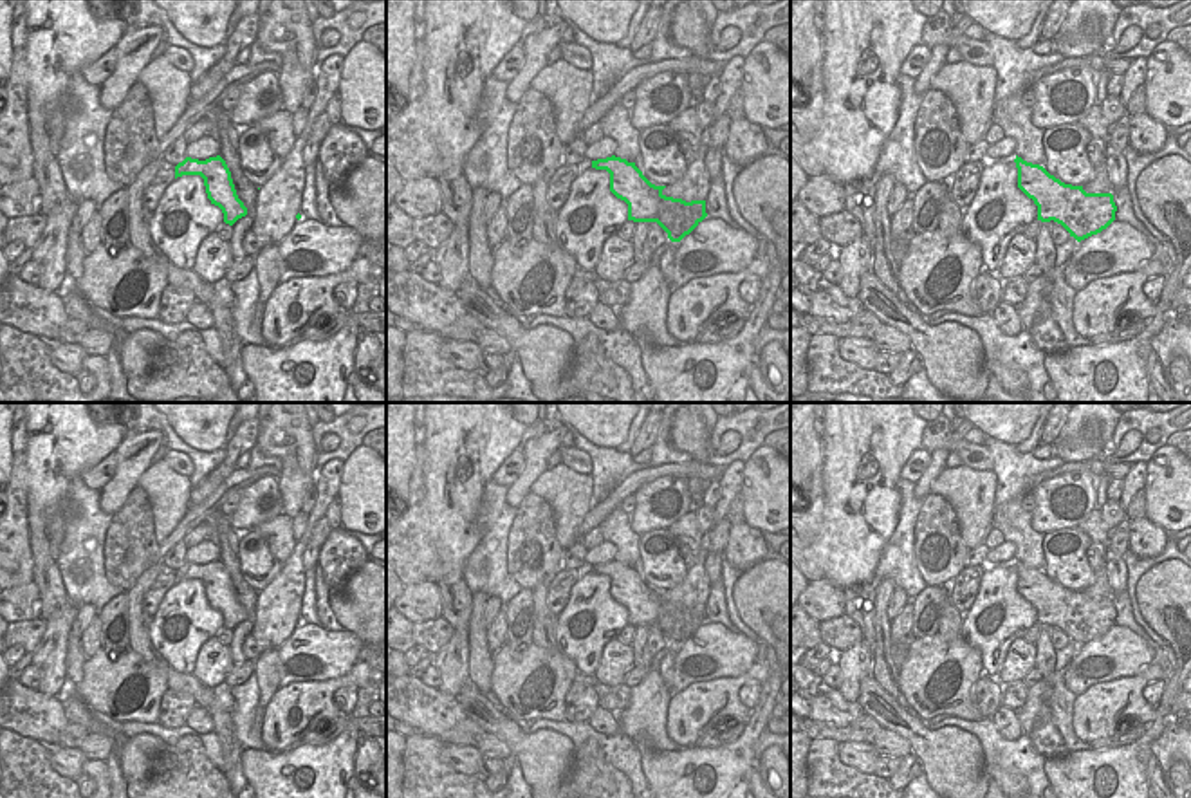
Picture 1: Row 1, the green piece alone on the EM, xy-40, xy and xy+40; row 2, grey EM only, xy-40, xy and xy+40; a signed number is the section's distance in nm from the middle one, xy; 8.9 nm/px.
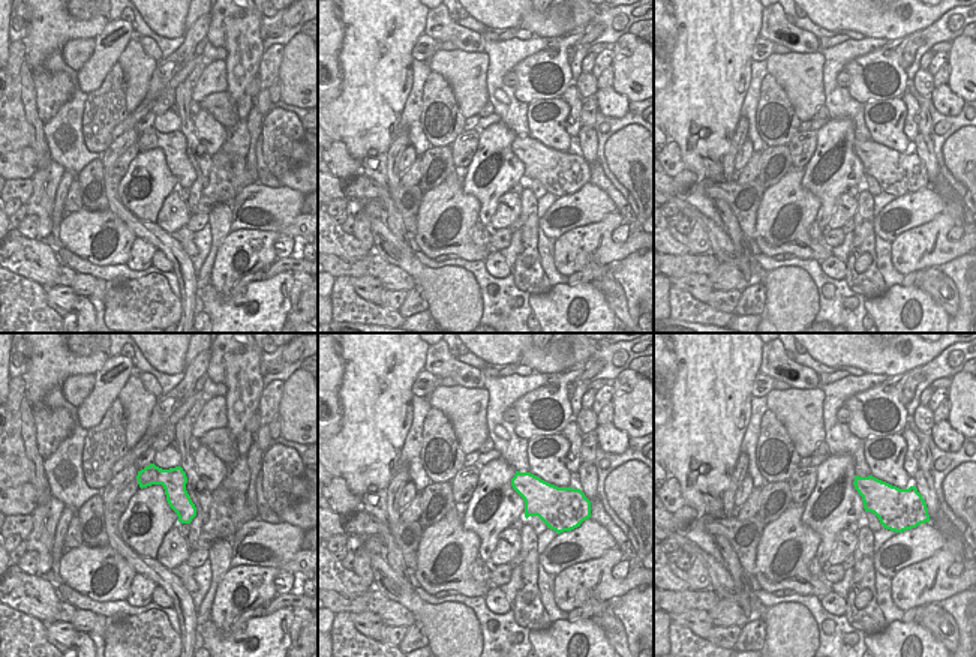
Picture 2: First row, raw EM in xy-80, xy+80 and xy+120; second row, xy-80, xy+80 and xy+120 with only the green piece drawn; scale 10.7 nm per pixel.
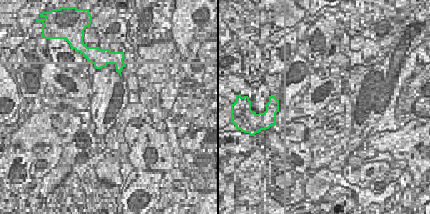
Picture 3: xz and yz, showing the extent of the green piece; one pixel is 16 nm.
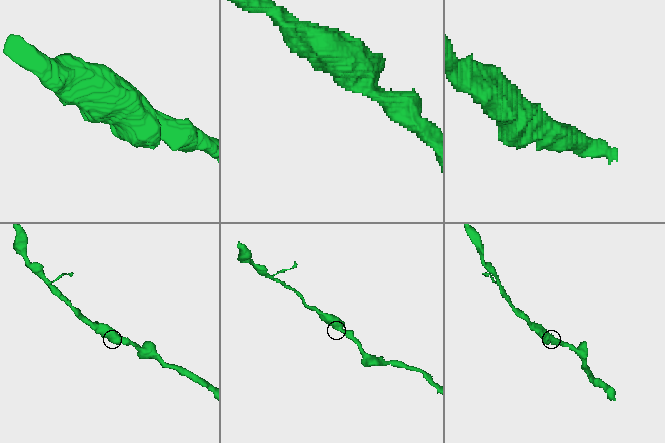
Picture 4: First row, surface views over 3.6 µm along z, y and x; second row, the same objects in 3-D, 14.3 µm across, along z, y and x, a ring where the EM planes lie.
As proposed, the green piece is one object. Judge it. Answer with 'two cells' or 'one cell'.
one cell

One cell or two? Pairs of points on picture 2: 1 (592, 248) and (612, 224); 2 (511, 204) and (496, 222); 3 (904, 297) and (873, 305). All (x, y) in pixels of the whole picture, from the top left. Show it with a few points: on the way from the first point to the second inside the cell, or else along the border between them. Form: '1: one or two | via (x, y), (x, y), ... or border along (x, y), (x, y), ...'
1: one | via (594, 242), (606, 230)
2: one | via (513, 209), (501, 219)
3: one | via (897, 305), (880, 305)

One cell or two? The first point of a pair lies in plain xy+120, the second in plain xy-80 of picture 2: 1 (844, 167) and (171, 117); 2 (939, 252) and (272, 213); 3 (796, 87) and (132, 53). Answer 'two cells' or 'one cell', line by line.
1: two cells
2: two cells
3: one cell

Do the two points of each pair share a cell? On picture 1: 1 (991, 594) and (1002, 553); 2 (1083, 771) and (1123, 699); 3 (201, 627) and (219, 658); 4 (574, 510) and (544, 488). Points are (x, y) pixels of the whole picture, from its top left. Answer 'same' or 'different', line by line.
1: different
2: different
3: different
4: same

